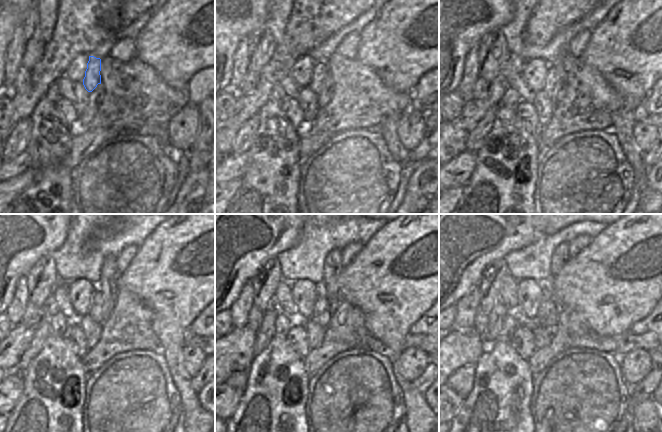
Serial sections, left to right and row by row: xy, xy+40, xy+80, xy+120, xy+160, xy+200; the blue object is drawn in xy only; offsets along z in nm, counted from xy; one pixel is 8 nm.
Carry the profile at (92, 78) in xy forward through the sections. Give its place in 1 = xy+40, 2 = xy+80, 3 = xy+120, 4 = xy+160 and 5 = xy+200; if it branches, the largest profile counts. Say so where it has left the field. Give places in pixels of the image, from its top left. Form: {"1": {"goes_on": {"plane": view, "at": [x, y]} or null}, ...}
{"1": {"goes_on": {"plane": "xy+40", "at": [320, 72]}}, "2": {"goes_on": {"plane": "xy+80", "at": [550, 84]}}, "3": {"goes_on": {"plane": "xy+120", "at": [97, 312]}}, "4": {"goes_on": {"plane": "xy+160", "at": [321, 314]}}, "5": {"goes_on": {"plane": "xy+200", "at": [547, 314]}}}

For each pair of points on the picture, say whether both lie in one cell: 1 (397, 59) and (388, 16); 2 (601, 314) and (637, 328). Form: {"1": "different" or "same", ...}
{"1": "same", "2": "different"}

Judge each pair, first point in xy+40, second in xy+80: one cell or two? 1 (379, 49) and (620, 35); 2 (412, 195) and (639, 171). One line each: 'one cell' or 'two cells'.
1: one cell
2: two cells

